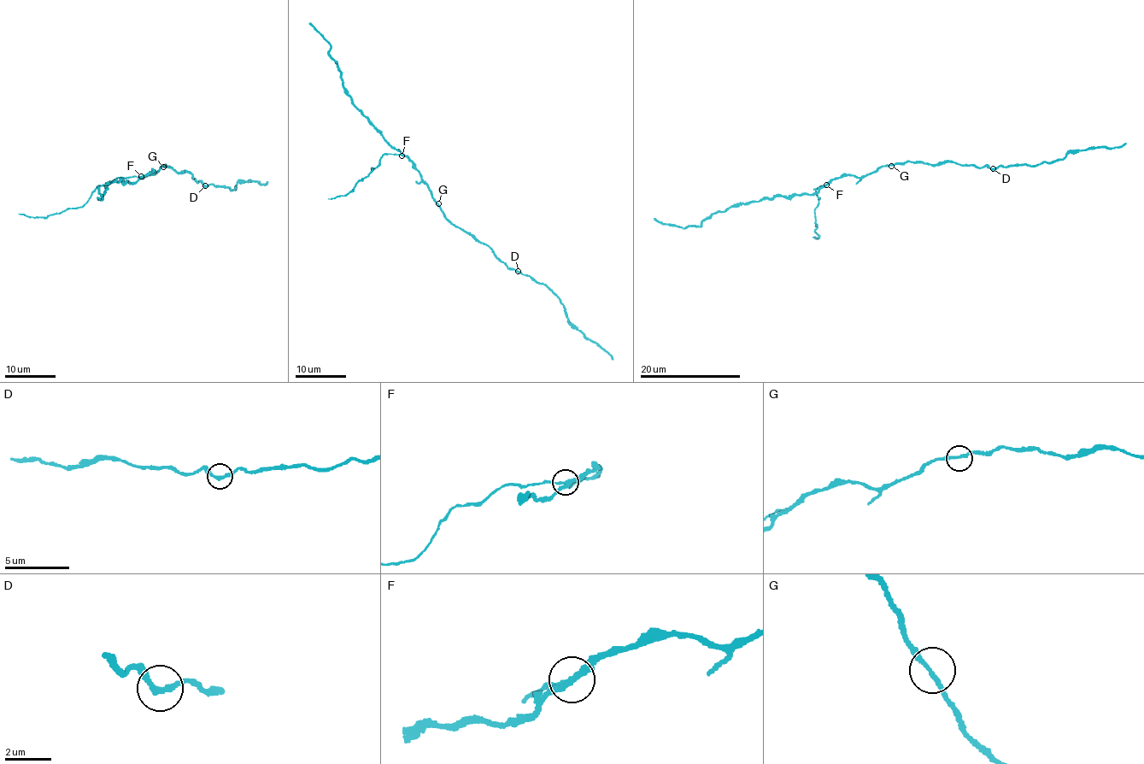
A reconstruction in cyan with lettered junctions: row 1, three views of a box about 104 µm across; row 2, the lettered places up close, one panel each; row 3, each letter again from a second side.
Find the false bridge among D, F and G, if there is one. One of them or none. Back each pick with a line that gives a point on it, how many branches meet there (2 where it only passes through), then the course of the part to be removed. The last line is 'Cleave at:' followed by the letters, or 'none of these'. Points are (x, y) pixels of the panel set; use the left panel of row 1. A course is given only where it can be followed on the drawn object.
F: Place: (141, 176). Branches: 3. Course of the part to remove: (142, 176), (118, 178), (100, 185), (81, 206), (46, 216), (34, 218), (19, 214)
Cleave at: F

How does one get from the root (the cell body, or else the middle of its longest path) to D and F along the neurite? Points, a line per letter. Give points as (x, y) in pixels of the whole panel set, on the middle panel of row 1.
D: (437, 205), (452, 224), (470, 232), (492, 249), (508, 268), (518, 271)
F: (437, 205), (421, 179), (421, 173), (407, 155), (401, 155)

